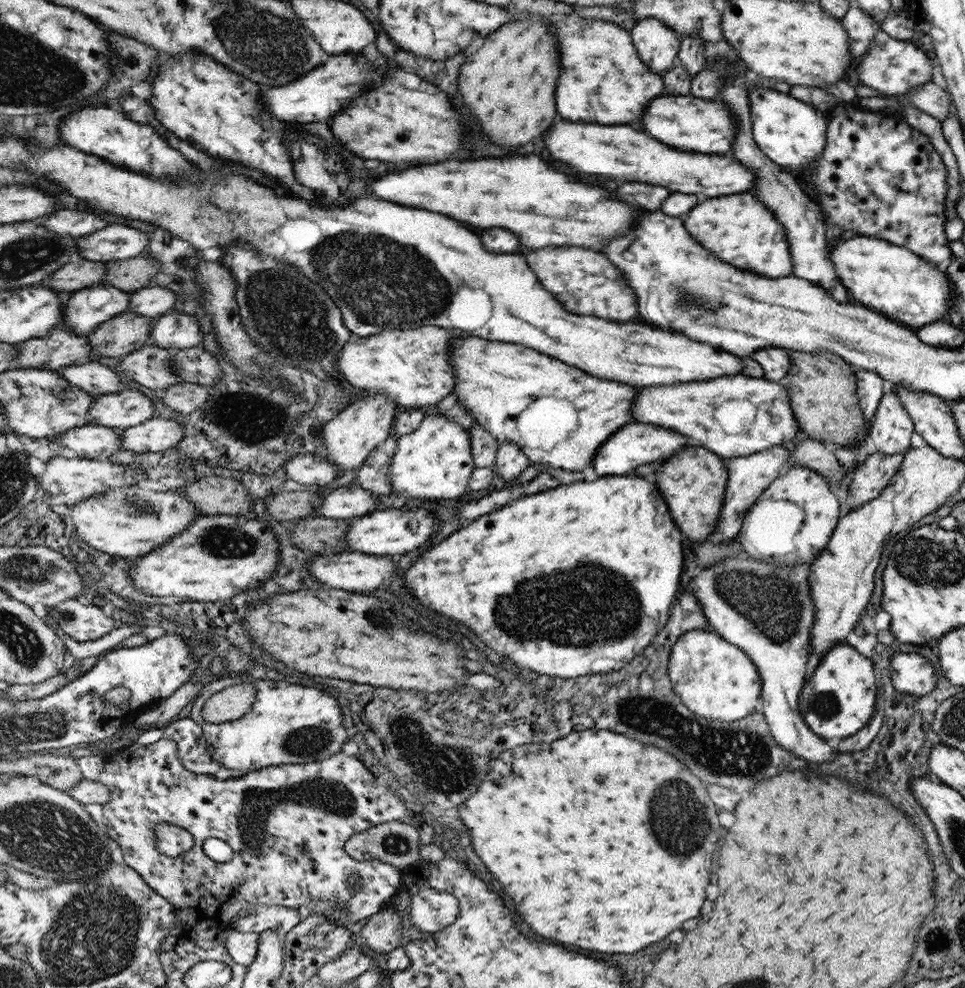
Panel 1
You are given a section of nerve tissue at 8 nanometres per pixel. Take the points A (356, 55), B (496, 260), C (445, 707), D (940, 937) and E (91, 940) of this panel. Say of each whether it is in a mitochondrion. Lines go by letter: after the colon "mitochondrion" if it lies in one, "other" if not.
A: other
B: other
C: other
D: mitochondrion
E: mitochondrion

